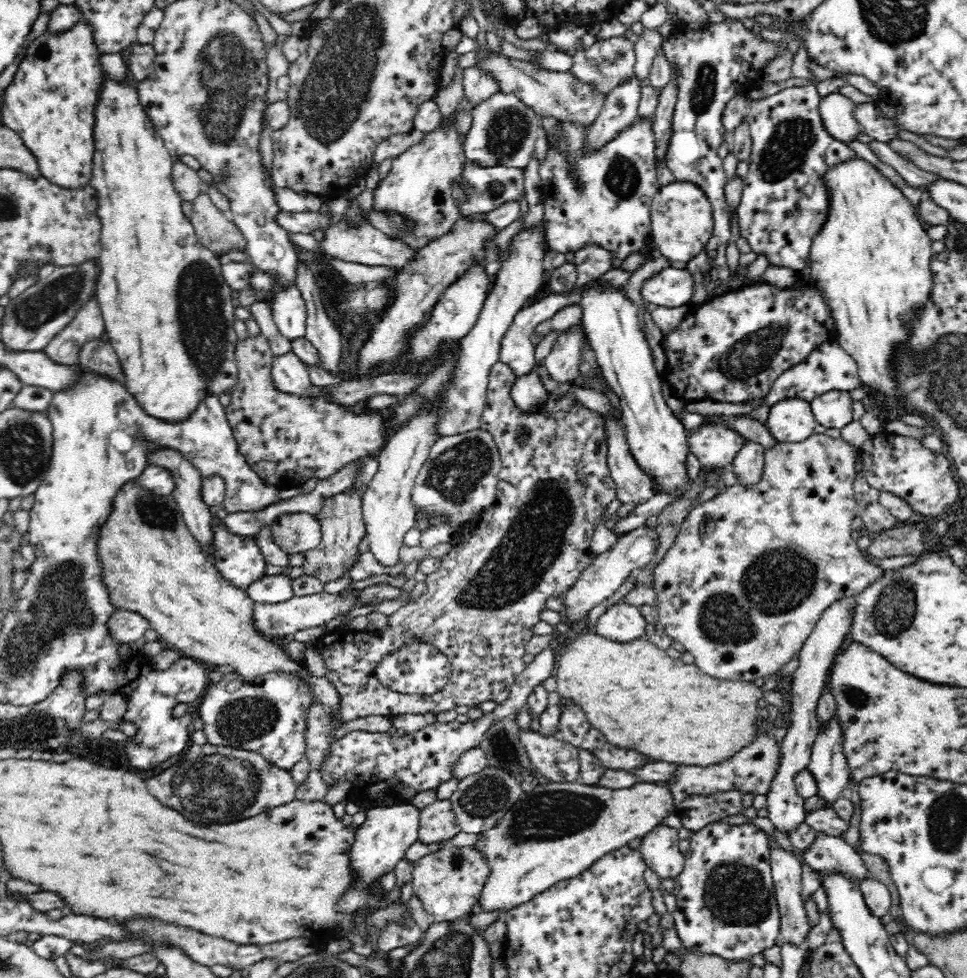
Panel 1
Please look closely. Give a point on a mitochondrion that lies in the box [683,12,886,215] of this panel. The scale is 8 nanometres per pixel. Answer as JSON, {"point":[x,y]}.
{"point":[787,147]}

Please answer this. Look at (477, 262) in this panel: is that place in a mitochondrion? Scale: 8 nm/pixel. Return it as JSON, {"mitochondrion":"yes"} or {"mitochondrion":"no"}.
{"mitochondrion":"no"}

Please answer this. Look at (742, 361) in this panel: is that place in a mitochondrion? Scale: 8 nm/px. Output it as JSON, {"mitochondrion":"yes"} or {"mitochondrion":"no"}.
{"mitochondrion":"yes"}

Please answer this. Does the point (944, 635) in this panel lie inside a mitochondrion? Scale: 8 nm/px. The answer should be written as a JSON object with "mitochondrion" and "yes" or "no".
{"mitochondrion":"no"}

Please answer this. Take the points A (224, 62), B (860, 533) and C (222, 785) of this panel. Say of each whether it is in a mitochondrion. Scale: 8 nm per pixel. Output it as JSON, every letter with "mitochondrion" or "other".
{"A":"mitochondrion","B":"other","C":"mitochondrion"}

